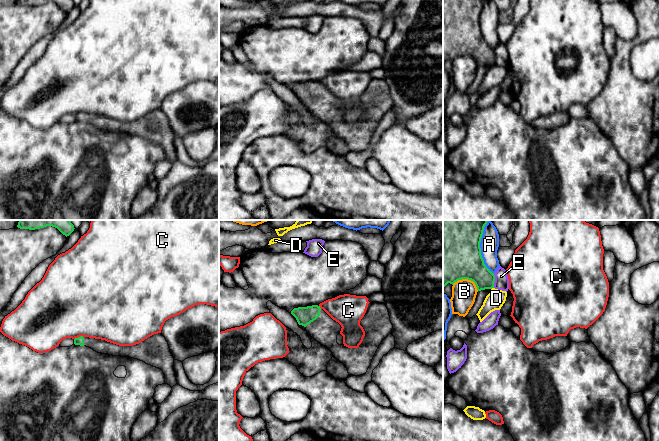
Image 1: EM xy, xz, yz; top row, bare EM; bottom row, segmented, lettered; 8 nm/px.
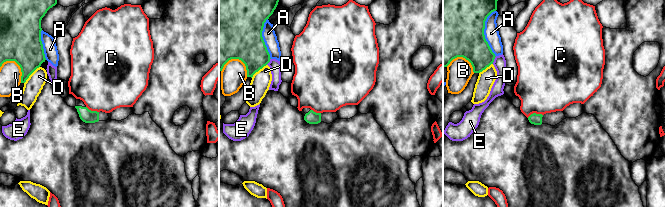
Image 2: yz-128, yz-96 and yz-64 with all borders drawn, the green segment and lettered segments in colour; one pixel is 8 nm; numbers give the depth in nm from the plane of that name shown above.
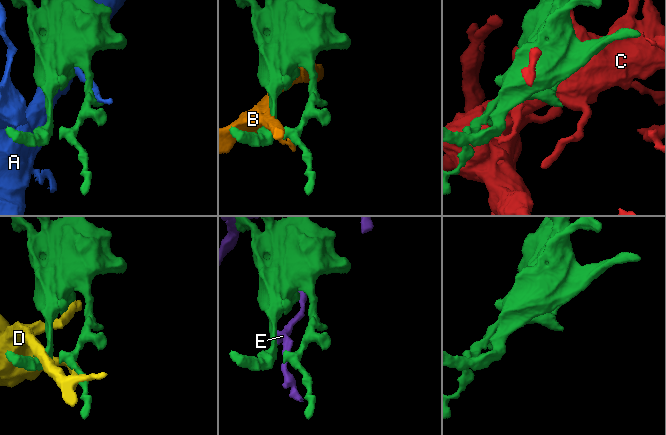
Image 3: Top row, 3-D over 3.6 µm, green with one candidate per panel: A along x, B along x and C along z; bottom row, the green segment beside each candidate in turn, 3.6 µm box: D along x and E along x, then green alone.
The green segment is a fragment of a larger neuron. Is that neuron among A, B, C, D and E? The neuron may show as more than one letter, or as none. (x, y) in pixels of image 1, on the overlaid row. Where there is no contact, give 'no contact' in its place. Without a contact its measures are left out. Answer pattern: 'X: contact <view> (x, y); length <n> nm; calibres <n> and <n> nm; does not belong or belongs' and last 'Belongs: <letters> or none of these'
A: contact yz (479, 247); length 440 nm; calibres 500 and 150 nm; does not belong
B: contact yz (467, 278); length 220 nm; calibres 460 and 200 nm; does not belong
C: contact xy (78, 337); length 80 nm; calibres 60 and 500 nm; does not belong
D: contact yz (492, 287); length 30 nm; calibres 220 and 150 nm; does not belong
E: contact yz (494, 280); length 120 nm; calibres 240 and 110 nm; does not belong
Belongs: none of these

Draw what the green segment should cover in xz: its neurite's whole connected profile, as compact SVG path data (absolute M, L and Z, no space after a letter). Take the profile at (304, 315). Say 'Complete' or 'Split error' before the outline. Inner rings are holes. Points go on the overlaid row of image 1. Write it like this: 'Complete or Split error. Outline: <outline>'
Split error. Outline: M371 302L360 321L365 336L358 348L348 348L337 343L341 325L318 305L294 308L291 314L299 325L306 328L318 343L327 347L333 356L347 368L349 375L366 374L381 342L392 333L393 325L385 303Z

